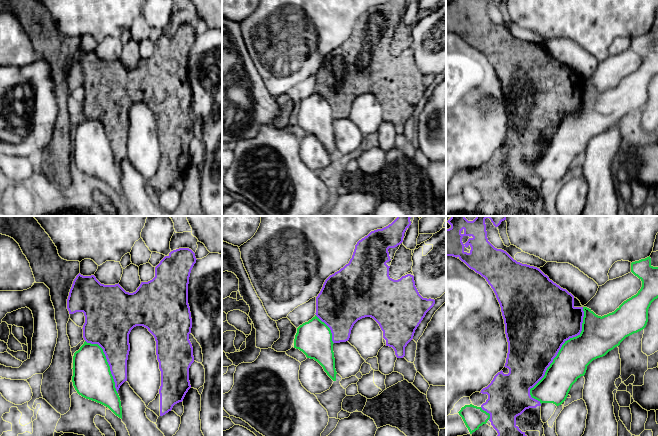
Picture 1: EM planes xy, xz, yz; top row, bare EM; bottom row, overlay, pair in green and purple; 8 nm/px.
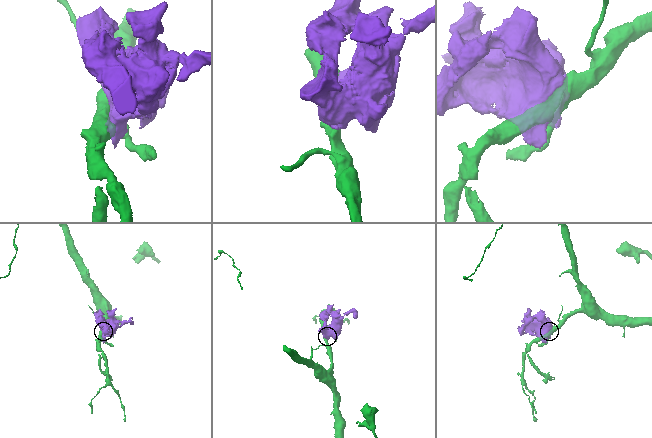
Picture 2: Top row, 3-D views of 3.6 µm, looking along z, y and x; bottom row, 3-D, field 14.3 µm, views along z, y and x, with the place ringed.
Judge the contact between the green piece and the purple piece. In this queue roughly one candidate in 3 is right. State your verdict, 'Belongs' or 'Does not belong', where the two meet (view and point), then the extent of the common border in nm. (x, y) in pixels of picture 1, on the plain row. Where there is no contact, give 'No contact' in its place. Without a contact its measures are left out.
Does not belong. Touches green at yz (557, 130). Shared border 850 nm

